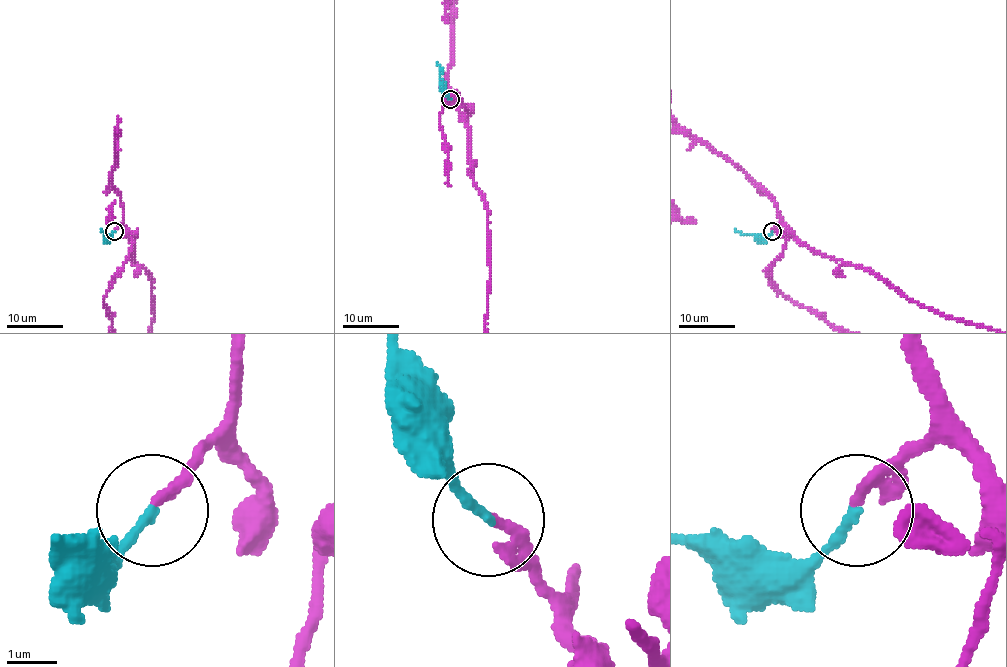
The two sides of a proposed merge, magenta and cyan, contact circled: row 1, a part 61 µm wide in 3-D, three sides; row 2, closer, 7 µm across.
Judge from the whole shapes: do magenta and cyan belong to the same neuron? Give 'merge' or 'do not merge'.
merge

